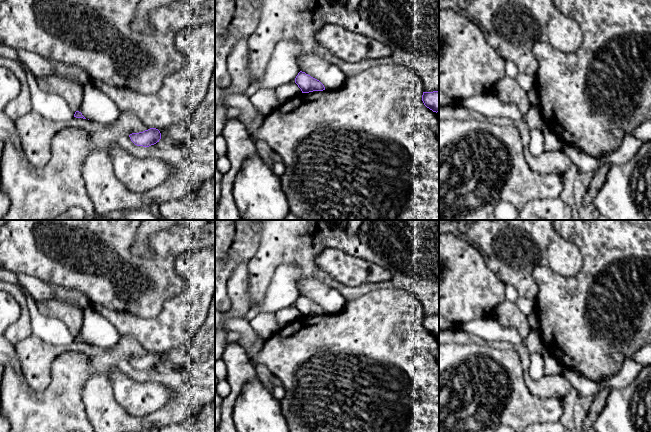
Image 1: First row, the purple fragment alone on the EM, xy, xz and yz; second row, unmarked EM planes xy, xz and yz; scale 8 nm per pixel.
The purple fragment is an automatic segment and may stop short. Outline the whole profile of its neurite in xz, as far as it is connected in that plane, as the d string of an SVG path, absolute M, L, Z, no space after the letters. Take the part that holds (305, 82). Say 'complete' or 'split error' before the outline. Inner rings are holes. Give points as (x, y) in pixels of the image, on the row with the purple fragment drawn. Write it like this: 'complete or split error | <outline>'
complete | M302 71L296 76L295 83L301 89L302 93L325 90L324 85L319 80Z

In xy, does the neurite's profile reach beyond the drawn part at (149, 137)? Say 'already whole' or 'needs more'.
already whole

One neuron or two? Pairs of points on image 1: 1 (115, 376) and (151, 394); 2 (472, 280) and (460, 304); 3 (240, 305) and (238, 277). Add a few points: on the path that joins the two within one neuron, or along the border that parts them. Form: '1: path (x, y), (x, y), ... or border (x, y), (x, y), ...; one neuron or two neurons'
1: path (124, 385), (133, 394), (142, 394); one neuron
2: path (466, 286), (460, 292), (460, 298); one neuron
3: path (240, 298), (238, 284); one neuron

